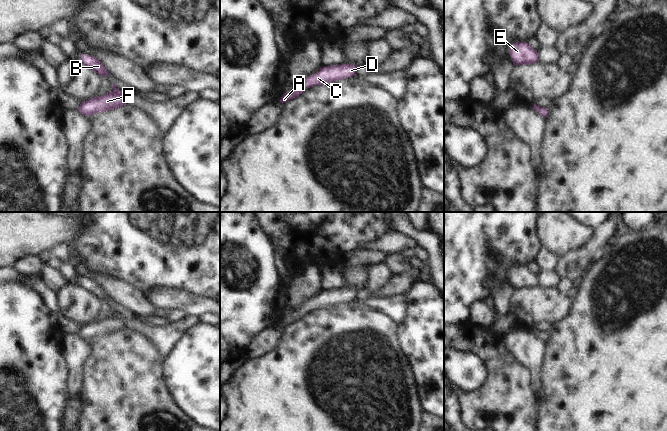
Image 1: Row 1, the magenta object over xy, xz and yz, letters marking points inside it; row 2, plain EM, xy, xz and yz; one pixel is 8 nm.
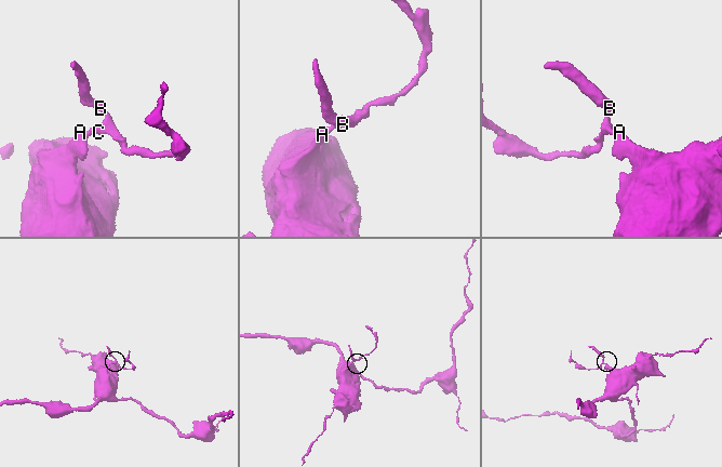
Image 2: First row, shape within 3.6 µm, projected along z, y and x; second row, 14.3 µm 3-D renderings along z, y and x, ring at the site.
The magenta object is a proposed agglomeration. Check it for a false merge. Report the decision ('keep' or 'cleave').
keep

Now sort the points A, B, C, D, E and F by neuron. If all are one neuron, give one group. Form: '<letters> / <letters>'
A B C D E F

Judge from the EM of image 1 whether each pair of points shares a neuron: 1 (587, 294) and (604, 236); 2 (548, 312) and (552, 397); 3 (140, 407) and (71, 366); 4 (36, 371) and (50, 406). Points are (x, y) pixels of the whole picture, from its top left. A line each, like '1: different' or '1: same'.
1: different
2: different
3: different
4: same

